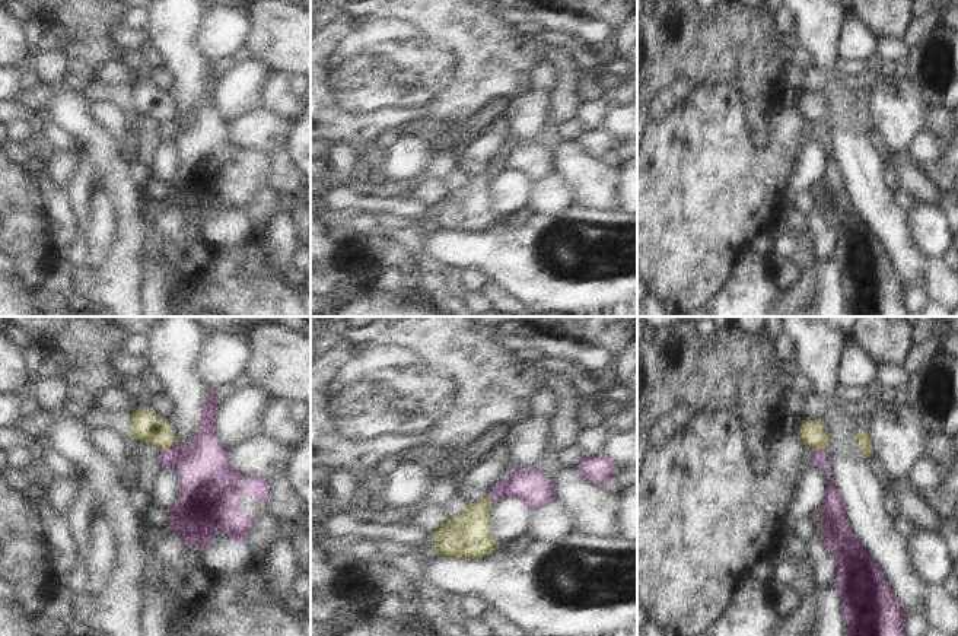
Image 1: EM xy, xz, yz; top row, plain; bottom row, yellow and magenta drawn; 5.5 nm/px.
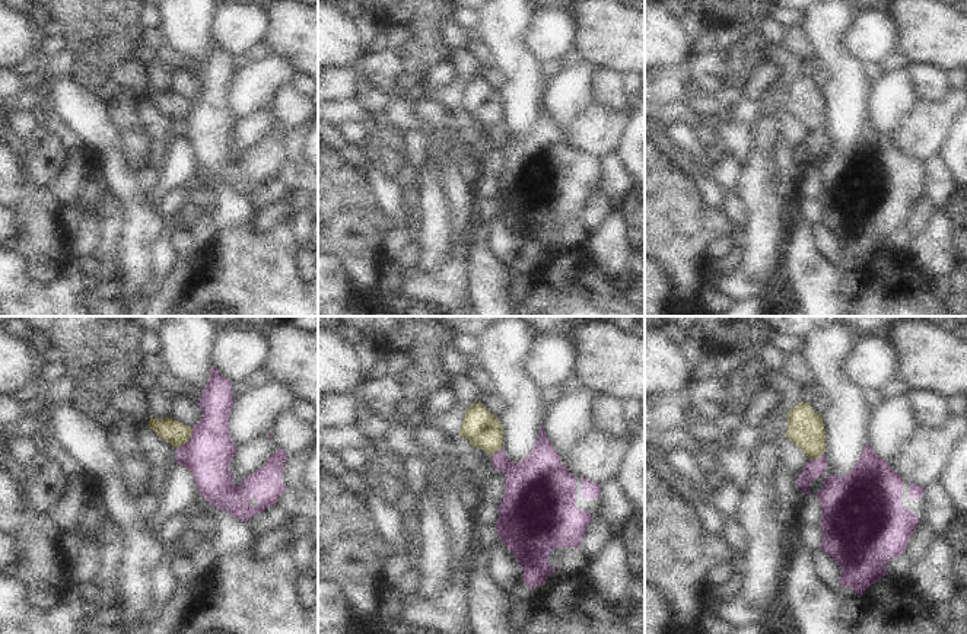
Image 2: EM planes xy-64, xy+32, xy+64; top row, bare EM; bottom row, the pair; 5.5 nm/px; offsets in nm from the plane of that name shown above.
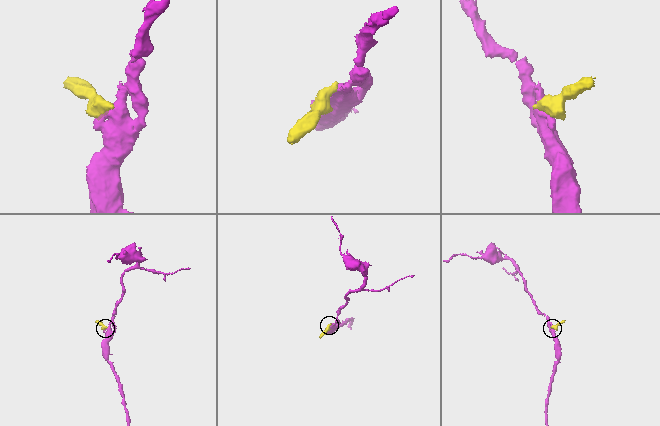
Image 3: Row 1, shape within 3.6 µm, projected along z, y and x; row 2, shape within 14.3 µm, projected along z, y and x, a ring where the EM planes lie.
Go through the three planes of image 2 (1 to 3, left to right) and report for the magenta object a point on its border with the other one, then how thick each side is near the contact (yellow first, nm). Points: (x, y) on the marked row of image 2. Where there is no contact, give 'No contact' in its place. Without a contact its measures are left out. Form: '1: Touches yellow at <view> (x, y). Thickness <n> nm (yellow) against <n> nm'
1: Touches yellow at xy-64 (187, 440). Thickness 130 nm (yellow) against 260 nm
2: Touches yellow at xy+32 (496, 451). Thickness 200 nm (yellow) against 260 nm
3: Touches yellow at xy+64 (817, 458). Thickness 200 nm (yellow) against 100 nm

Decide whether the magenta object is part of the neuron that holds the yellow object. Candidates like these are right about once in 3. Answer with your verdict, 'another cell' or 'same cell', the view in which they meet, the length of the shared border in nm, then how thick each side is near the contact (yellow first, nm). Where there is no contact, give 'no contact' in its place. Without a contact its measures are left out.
another cell; meets yellow in yz; contact 110 nm long; 150 nm thick on the yellow side, 100 nm on the other

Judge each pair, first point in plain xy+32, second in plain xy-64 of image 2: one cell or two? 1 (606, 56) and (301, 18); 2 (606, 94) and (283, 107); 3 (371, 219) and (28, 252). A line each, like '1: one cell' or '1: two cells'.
1: one cell
2: one cell
3: one cell

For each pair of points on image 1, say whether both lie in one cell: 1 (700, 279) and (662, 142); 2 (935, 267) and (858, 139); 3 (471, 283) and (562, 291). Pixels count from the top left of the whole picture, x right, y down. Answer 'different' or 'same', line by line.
1: same
2: different
3: different

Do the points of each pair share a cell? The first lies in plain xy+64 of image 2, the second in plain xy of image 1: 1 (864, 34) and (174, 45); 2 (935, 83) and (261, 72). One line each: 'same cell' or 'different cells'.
1: different cells
2: different cells

